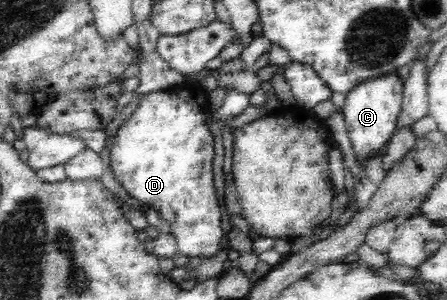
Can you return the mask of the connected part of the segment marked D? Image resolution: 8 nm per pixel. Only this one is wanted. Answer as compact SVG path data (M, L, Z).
M195 81L193 84L182 82L146 95L118 129L110 146L108 162L114 178L132 198L146 207L152 207L162 218L170 220L178 253L188 258L206 259L216 256L225 235L212 176L214 136L204 124L204 116L208 114L208 94L209 87L201 81Z

